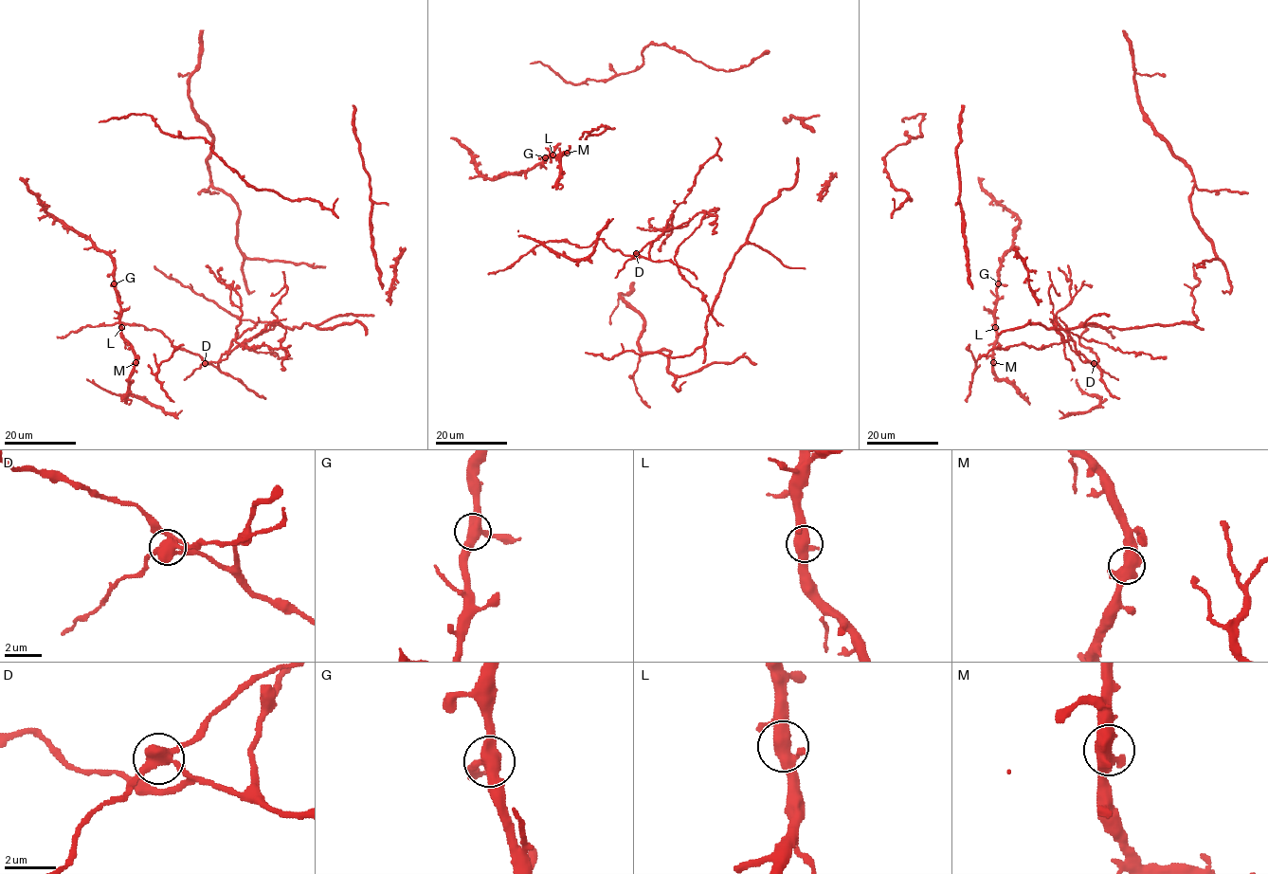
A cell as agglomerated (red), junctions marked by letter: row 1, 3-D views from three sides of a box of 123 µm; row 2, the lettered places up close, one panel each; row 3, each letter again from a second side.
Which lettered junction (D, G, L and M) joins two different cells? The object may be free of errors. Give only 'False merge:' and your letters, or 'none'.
False merge: D

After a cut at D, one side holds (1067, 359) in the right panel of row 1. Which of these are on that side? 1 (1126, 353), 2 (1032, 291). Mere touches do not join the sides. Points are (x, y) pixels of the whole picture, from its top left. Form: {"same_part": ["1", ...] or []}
{"same_part": ["1"]}

